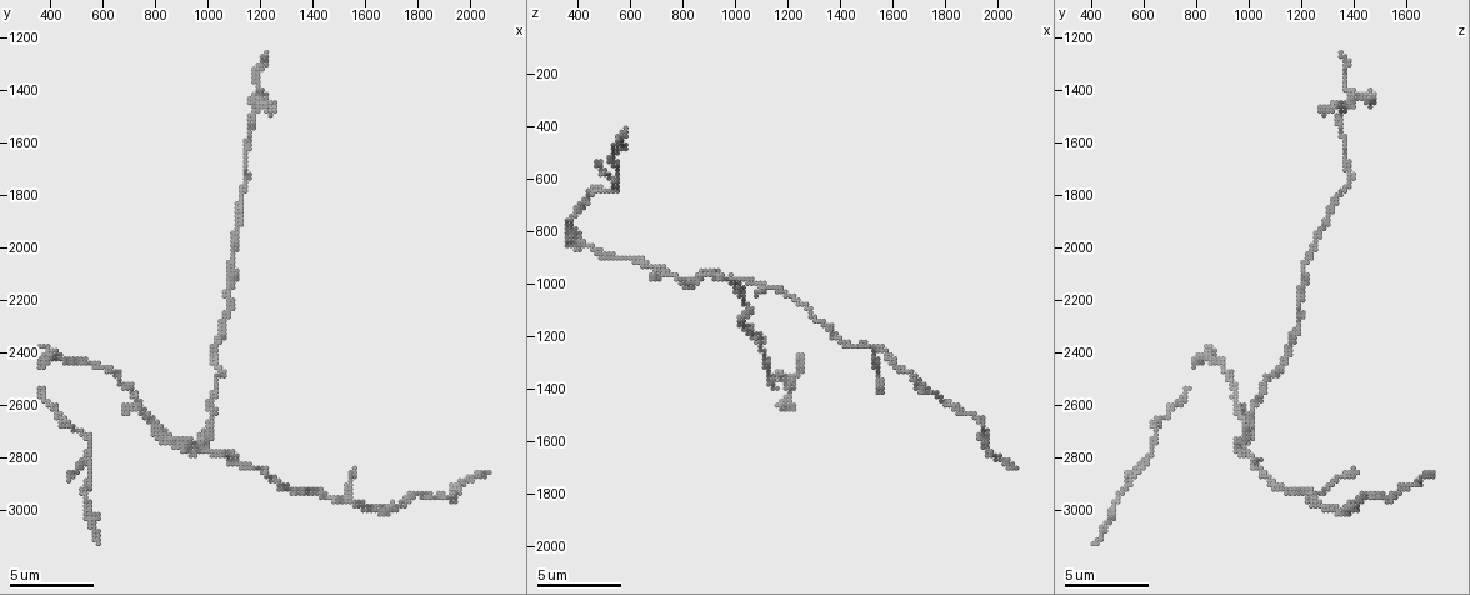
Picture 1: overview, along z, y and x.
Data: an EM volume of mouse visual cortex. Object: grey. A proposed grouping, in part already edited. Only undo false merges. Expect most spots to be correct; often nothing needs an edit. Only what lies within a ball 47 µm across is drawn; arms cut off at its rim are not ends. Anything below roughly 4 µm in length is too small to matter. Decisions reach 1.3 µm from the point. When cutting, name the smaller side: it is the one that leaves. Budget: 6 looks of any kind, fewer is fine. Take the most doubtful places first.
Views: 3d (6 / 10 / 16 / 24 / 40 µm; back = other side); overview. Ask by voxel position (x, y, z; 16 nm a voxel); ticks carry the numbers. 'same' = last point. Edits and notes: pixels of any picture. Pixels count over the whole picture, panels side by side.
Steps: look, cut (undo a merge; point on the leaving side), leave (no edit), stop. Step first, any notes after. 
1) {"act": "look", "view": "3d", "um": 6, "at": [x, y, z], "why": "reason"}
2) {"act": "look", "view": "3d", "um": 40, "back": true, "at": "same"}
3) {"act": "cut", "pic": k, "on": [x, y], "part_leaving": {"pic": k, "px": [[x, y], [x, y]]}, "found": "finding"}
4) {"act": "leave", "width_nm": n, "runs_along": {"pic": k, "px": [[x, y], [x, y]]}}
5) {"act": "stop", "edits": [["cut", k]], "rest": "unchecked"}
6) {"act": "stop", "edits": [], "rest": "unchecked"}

{"act": "look", "view": "3d", "um": 16, "at": [990, 2740, 980], "why": "three arms meet"}

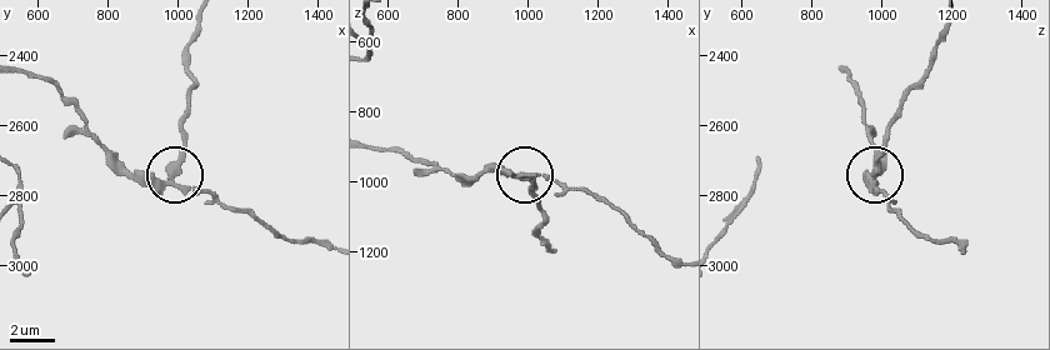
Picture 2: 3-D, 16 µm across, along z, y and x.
{"act": "cut", "pic": 2, "on": [184, 150], "side_arm_um": 28, "part_leaving": {"pic": 2, "px": [[171, 180], [193, 81], [189, 54], [198, 20]]}, "found": "a second neuron is stuck on"}

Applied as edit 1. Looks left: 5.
{"act": "look", "view": "3d", "um": 10, "at": [1340, 2930, 1160], "why": "sudden change in width"}

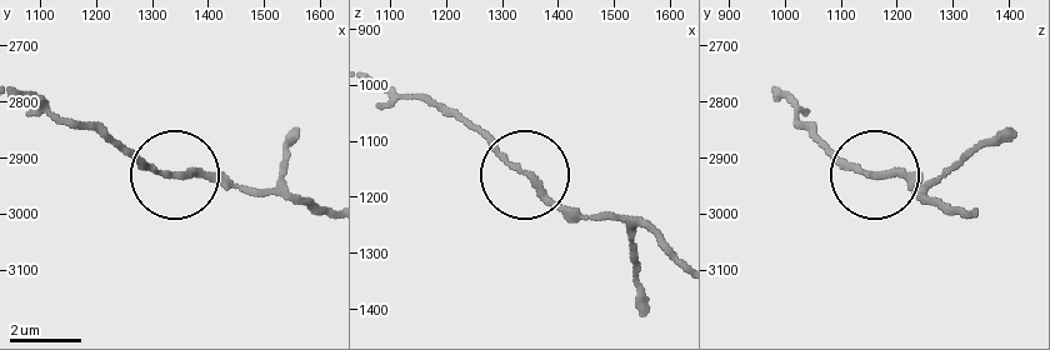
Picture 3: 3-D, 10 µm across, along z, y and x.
{"act": "leave", "found": "all the same neuron"}

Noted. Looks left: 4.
{"act": "look", "view": "3d", "um": 10, "at": [1650, 3000, 1330], "why": "calibre changes"}

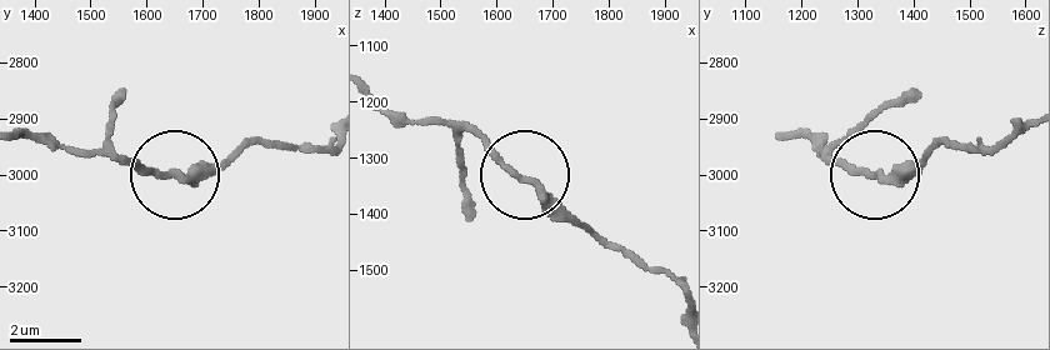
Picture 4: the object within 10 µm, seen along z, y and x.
{"act": "leave", "runs_along": {"pic": 4, "px": [[374, 98], [401, 118], [464, 128], [586, 229]]}, "found": "one neuron here"}

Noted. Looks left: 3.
{"act": "stop", "edits": [["cut", 2]], "rest": "unchecked"}

